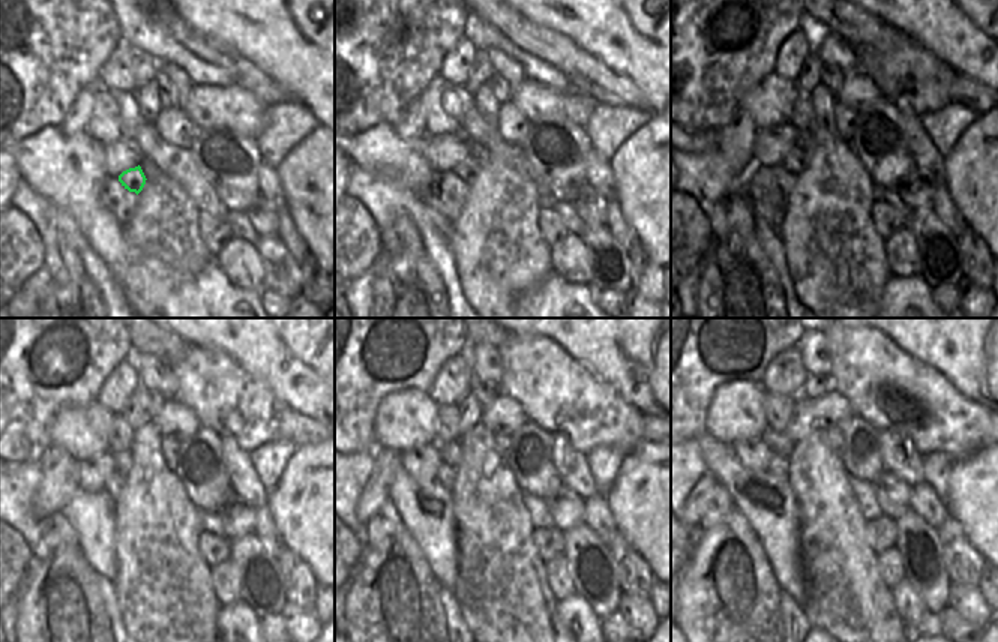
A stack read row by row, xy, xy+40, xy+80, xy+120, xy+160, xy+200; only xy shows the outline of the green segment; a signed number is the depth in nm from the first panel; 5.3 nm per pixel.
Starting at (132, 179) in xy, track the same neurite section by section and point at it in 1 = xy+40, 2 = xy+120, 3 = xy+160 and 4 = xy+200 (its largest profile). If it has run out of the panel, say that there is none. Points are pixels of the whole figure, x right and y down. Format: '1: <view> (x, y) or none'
1: xy+40 (465, 171)
2: xy+120 (113, 485)
3: xy+160 (444, 474)
4: xy+200 (779, 465)

